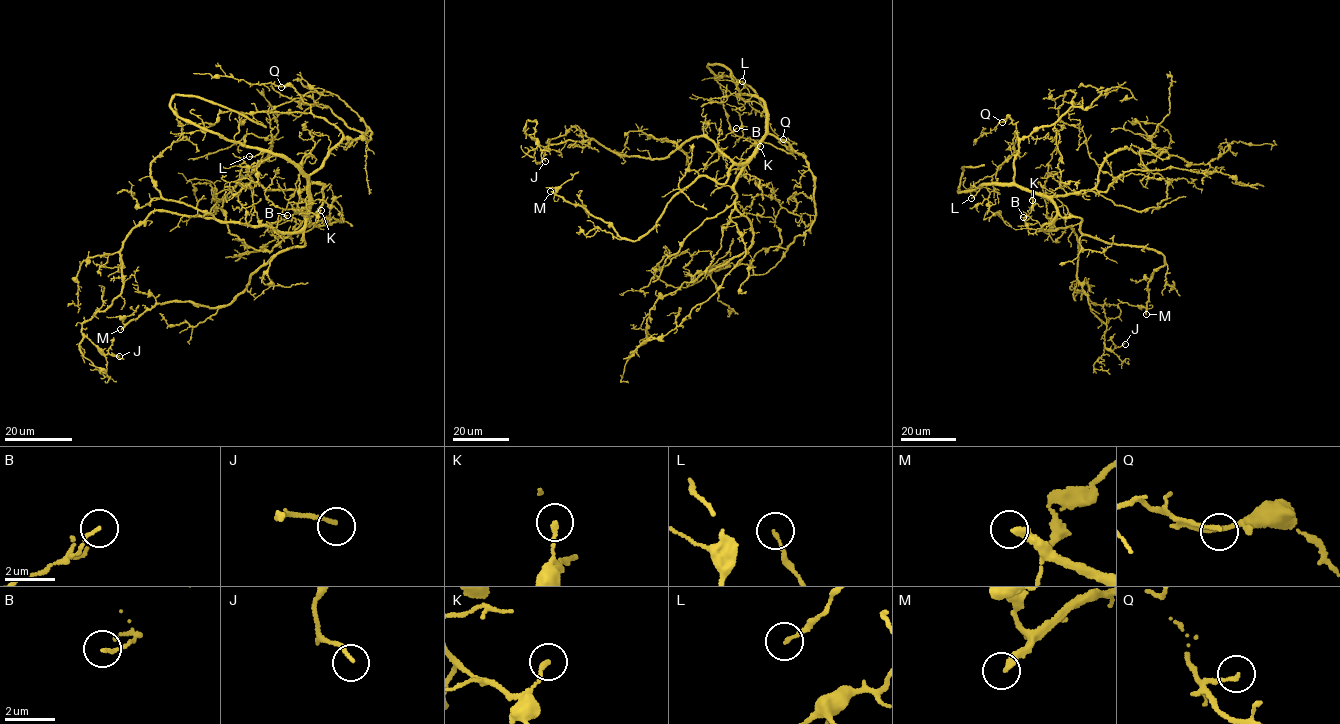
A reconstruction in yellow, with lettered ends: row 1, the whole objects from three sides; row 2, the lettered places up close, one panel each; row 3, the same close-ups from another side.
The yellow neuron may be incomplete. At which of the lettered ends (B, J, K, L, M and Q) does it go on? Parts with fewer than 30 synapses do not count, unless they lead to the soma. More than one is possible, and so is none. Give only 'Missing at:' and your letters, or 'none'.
Missing at: L, M

